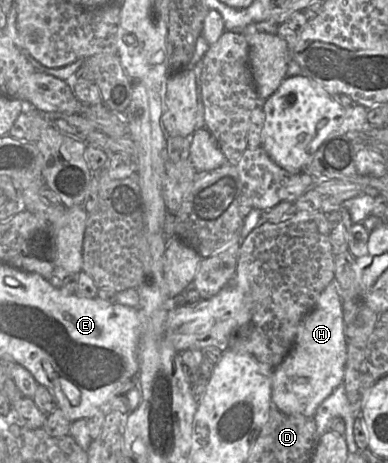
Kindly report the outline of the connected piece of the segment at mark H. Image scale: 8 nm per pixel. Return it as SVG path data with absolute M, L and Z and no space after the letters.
M333 281L321 292L315 307L300 324L287 357L272 373L272 405L284 415L313 417L318 406L343 382L346 359L343 310Z

